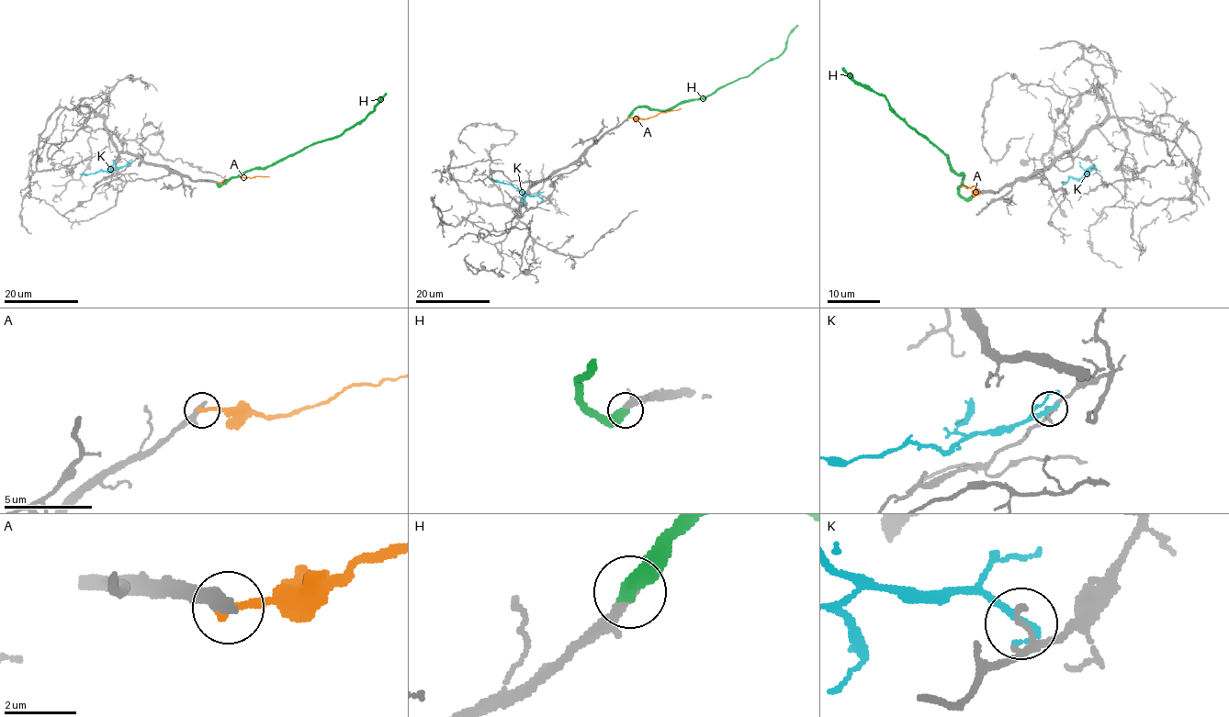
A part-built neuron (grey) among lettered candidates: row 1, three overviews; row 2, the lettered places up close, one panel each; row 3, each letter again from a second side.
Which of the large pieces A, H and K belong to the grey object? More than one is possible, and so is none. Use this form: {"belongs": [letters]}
{"belongs": ["H"]}

